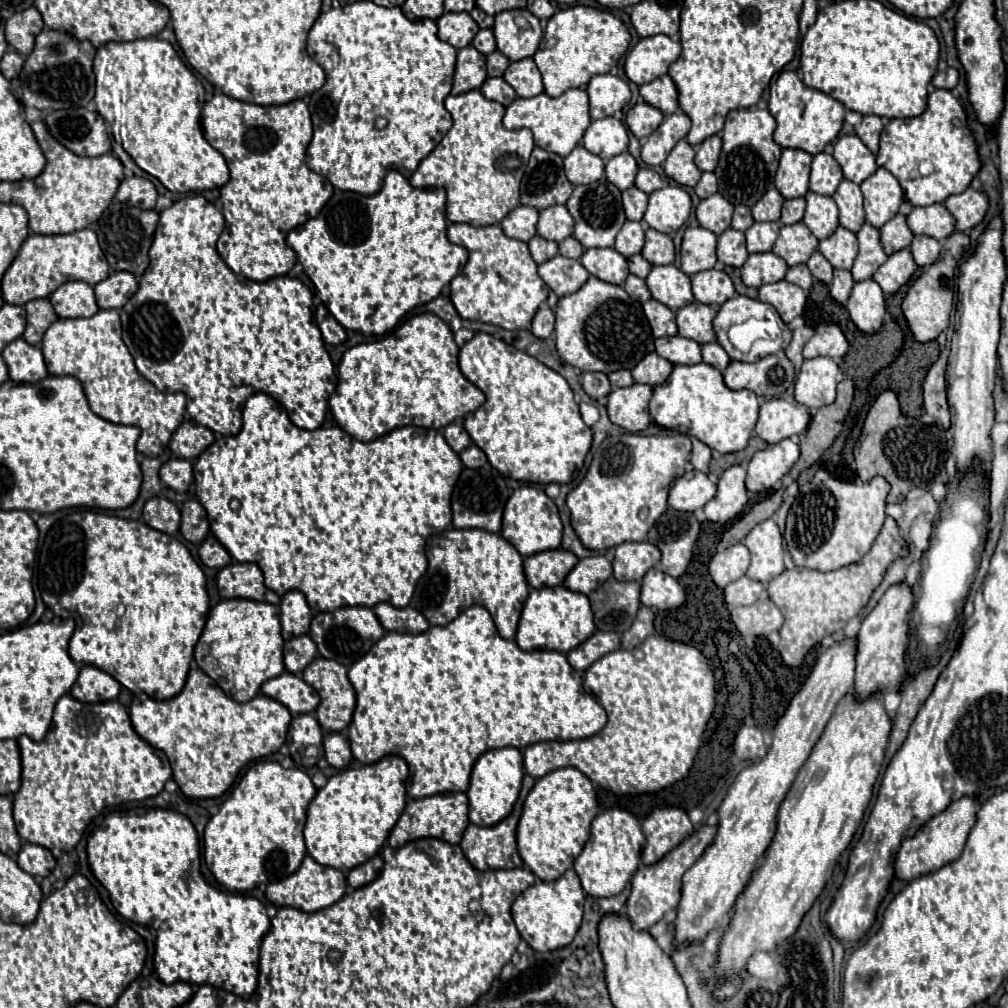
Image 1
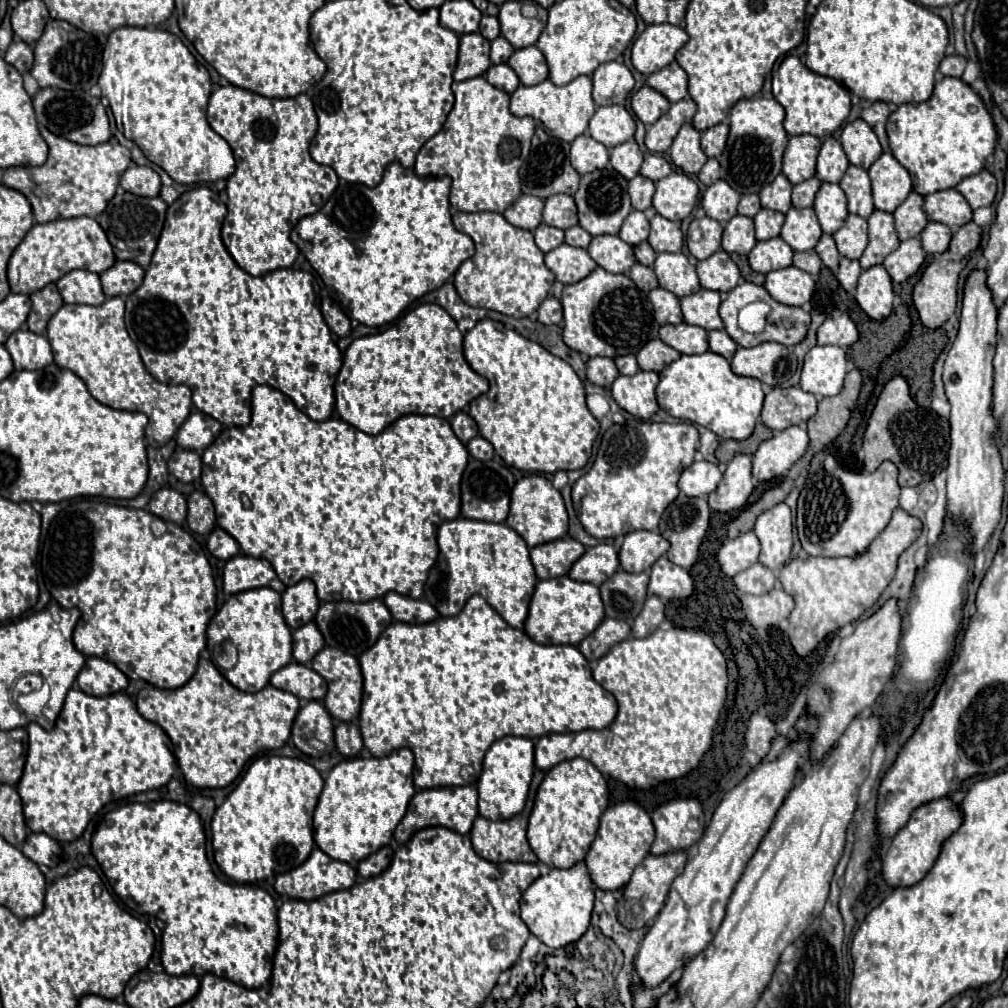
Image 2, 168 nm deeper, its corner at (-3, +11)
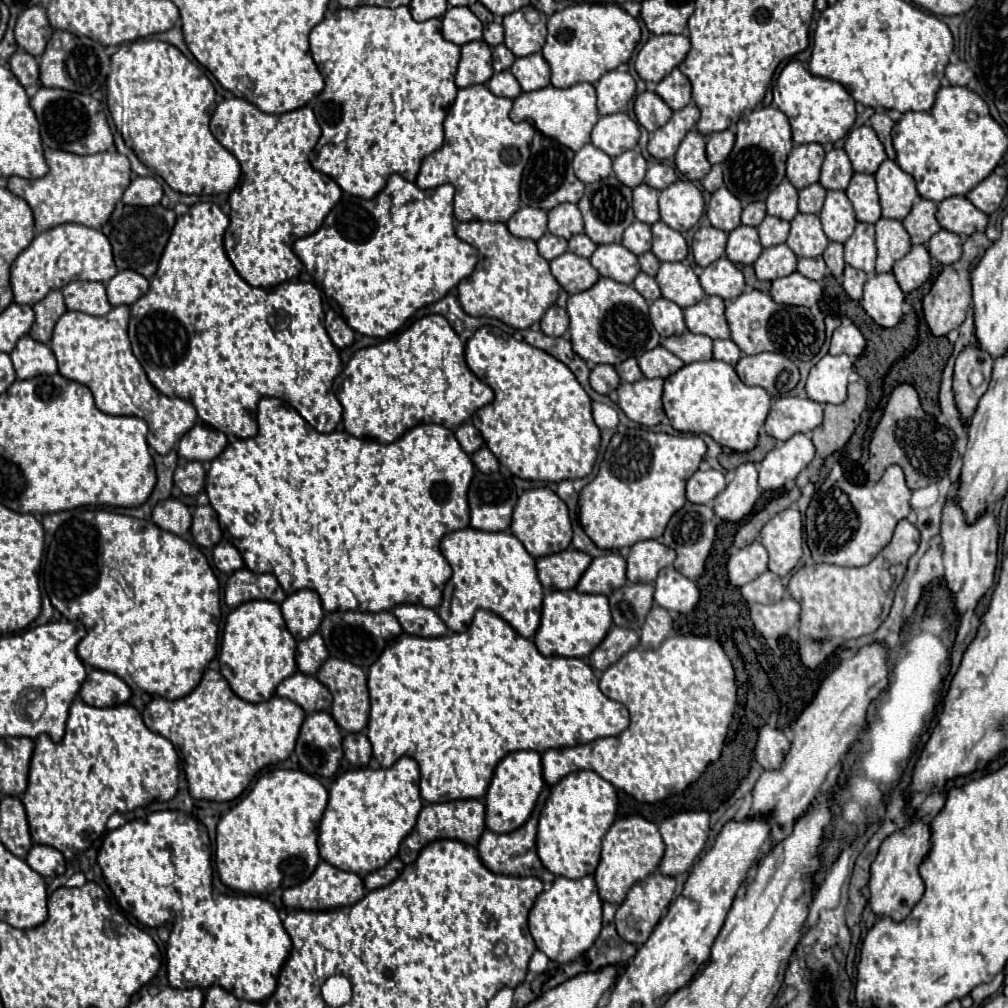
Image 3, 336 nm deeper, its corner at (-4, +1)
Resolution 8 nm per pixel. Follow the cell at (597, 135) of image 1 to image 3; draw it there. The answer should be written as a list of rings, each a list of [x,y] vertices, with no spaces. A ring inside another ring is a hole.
[[[624,112],[600,116],[592,130],[592,144],[598,150],[606,152],[610,158],[616,158],[626,150],[632,150],[638,144],[638,138],[638,124],[632,122],[632,118]]]

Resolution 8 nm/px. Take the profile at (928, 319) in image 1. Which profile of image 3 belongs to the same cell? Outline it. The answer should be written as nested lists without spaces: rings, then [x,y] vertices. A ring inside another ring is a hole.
[[[974,232],[966,242],[964,242],[964,250],[962,250],[962,258],[956,264],[944,266],[944,270],[938,274],[938,278],[932,284],[932,290],[924,296],[922,300],[922,308],[924,308],[924,318],[926,324],[930,328],[930,332],[934,336],[946,336],[950,330],[958,328],[964,318],[966,318],[966,310],[972,302],[972,286],[970,286],[970,272],[976,266],[976,262],[982,258],[982,254],[992,246],[992,242],[986,238],[984,232]]]

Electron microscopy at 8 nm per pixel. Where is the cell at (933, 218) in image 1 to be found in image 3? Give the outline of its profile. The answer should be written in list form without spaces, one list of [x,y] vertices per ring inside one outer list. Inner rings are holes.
[[[952,196],[938,204],[936,218],[944,230],[950,230],[962,238],[974,232],[984,232],[988,216],[974,208],[966,196]]]

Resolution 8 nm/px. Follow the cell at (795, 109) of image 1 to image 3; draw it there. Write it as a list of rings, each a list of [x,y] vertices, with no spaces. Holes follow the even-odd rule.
[[[790,60],[786,68],[780,72],[777,81],[773,87],[773,103],[780,109],[790,120],[792,126],[792,140],[796,144],[826,144],[826,142],[838,142],[844,138],[854,120],[856,120],[856,108],[850,92],[826,78],[818,78],[810,74],[798,60]]]

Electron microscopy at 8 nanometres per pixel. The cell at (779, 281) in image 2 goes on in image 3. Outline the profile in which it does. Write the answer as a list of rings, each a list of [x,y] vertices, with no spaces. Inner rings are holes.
[[[794,272],[790,276],[778,278],[772,282],[770,296],[778,304],[788,306],[814,306],[822,294],[822,288],[818,282]]]

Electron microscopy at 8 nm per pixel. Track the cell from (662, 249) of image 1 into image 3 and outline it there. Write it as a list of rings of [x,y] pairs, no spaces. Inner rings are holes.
[[[658,220],[652,226],[652,252],[656,254],[658,260],[662,262],[674,262],[674,260],[684,260],[688,254],[688,246],[684,236],[678,230],[672,230],[666,226],[662,220]]]

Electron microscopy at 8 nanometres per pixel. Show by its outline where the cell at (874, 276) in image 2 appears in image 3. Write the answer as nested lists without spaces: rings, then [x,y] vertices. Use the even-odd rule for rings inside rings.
[[[890,272],[874,274],[866,282],[864,296],[860,300],[866,314],[882,328],[892,328],[898,324],[902,316],[902,302],[904,292]]]

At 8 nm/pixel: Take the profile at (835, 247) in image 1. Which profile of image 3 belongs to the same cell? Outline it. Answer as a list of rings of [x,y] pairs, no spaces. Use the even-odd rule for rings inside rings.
[[[856,224],[850,240],[844,242],[844,260],[848,266],[864,270],[868,276],[874,274],[876,264],[876,246],[874,246],[874,226],[872,224]]]

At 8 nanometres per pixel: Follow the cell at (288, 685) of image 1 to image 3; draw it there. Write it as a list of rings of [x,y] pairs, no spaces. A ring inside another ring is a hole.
[[[296,672],[288,676],[286,680],[282,680],[280,686],[276,688],[276,694],[296,702],[306,712],[328,710],[332,702],[330,690],[322,682],[318,682],[318,678],[302,674],[302,672]]]

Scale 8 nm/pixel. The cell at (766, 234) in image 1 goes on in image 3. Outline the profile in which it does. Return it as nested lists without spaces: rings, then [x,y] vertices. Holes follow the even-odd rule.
[[[766,216],[766,218],[762,220],[762,224],[758,226],[760,244],[762,244],[764,248],[782,244],[782,242],[786,242],[788,230],[790,230],[790,224],[788,224],[786,220],[782,220],[782,218],[774,218],[774,216]]]

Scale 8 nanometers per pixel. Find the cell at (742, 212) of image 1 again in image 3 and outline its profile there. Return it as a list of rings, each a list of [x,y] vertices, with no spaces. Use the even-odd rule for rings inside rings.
[[[752,202],[752,204],[748,204],[748,206],[744,208],[744,212],[742,212],[742,224],[756,228],[756,226],[764,220],[764,216],[766,216],[766,206],[764,206],[764,202]]]

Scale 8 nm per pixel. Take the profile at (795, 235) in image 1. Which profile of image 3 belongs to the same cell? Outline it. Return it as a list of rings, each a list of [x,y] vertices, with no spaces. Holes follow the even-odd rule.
[[[816,214],[794,216],[794,220],[790,222],[790,234],[786,244],[798,258],[820,256],[828,246],[828,238],[822,232],[820,218]]]

